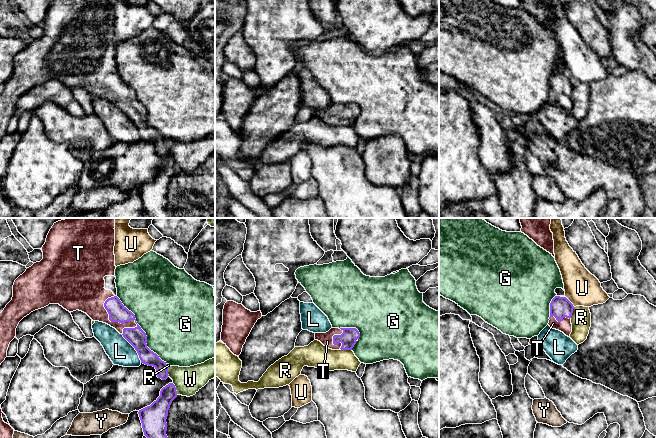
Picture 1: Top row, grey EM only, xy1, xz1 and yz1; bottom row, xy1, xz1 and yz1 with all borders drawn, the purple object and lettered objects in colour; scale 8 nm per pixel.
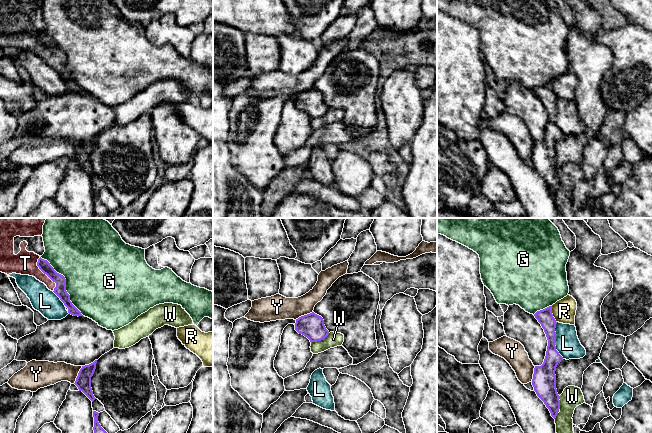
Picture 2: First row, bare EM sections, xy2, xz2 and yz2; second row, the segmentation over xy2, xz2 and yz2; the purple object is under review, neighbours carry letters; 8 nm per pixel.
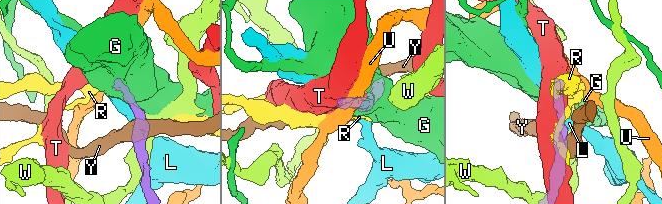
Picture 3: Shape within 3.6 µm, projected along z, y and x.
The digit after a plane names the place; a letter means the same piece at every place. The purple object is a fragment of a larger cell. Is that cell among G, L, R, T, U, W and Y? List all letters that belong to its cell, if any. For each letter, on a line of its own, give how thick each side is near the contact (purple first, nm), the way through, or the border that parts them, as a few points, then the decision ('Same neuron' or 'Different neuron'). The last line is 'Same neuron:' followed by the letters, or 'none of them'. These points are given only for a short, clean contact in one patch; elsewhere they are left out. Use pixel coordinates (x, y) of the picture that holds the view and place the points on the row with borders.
G: Thickness 150 nm (purple) against 500 nm. Different neuron
L: Thickness 130 nm (purple) against 190 nm. Different neuron
R: Thickness 130 nm (purple) against 190 nm. Different neuron
T: Thickness 150 nm (purple) against 220 nm. Path across: xy1 (117, 312), (114, 321), (91, 300). Same neuron
U: Thickness 170 nm (purple) against 280 nm. Boundary: yz1 (565, 296), (574, 306). Different neuron
W: Thickness 190 nm (purple) against 110 nm. Different neuron
Y: Thickness 130 nm (purple) against 190 nm. Boundary: xy2 (82, 366), (73, 383). Different neuron
Same neuron: T

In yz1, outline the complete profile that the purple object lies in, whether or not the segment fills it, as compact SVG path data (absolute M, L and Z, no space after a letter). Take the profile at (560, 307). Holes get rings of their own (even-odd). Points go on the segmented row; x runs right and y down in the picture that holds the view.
M555 296L550 303L548 325L570 337L572 332L571 316L574 306L565 296Z

